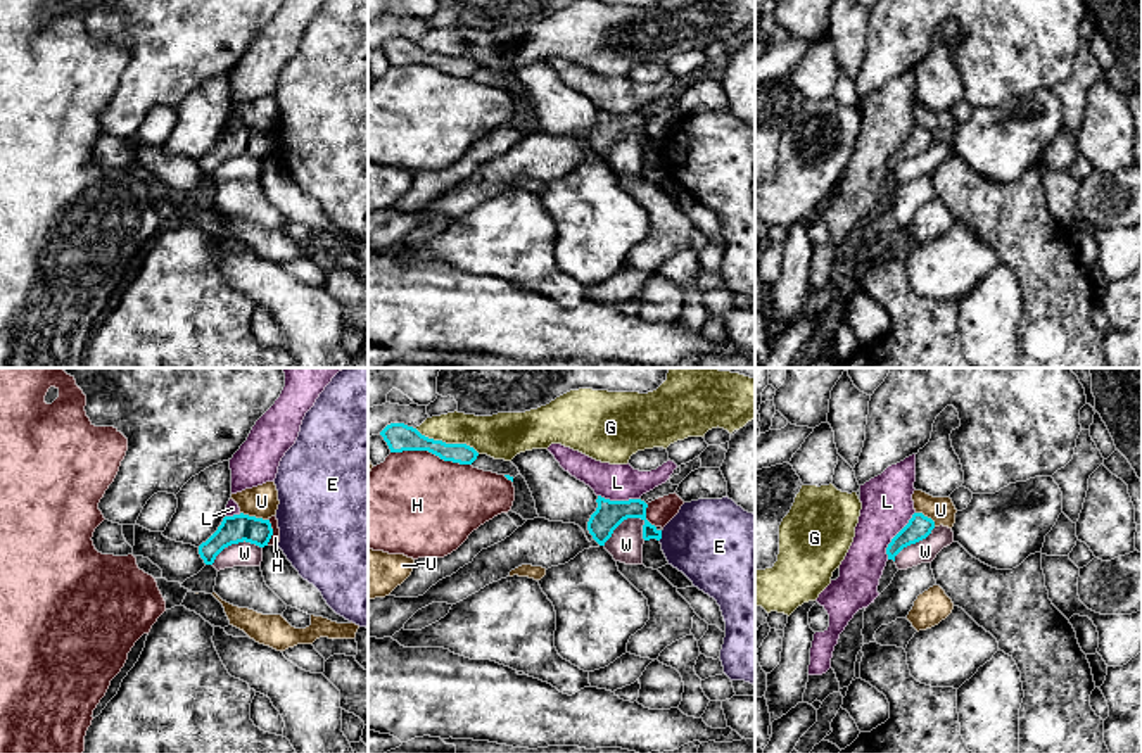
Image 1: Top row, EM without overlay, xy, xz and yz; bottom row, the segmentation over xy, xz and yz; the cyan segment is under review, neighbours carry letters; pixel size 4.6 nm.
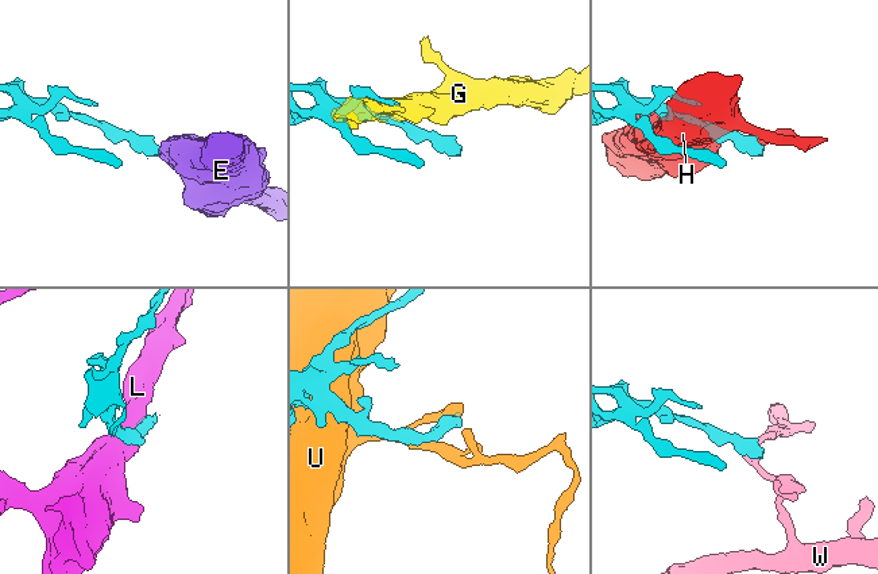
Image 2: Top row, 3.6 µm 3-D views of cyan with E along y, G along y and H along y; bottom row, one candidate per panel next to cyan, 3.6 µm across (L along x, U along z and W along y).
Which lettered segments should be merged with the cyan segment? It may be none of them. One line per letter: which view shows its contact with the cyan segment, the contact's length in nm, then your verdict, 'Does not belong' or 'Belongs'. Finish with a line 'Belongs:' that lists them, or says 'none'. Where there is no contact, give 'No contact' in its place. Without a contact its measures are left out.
E: Touches cyan in xz. Shared border 50 nm. Does not belong
G: Touches cyan in xz. Shared border 320 nm. Does not belong
H: Touches cyan in xz. Shared border 380 nm. Does not belong
L: Touches cyan in yz. Shared border 260 nm. Does not belong
U: Touches cyan in xy. Shared border 130 nm. Does not belong
W: Touches cyan in xz. Shared border 240 nm. Does not belong
Belongs: none

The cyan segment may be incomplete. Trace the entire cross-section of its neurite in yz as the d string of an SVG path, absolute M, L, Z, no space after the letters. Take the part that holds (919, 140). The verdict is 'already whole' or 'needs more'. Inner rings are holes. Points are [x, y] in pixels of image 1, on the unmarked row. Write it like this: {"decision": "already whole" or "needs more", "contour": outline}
{"decision": "already whole", "contour": "M914 126L909 136L891 152L886 161L888 173L895 174L895 169L907 159L926 152L935 142L935 135L923 126Z"}

